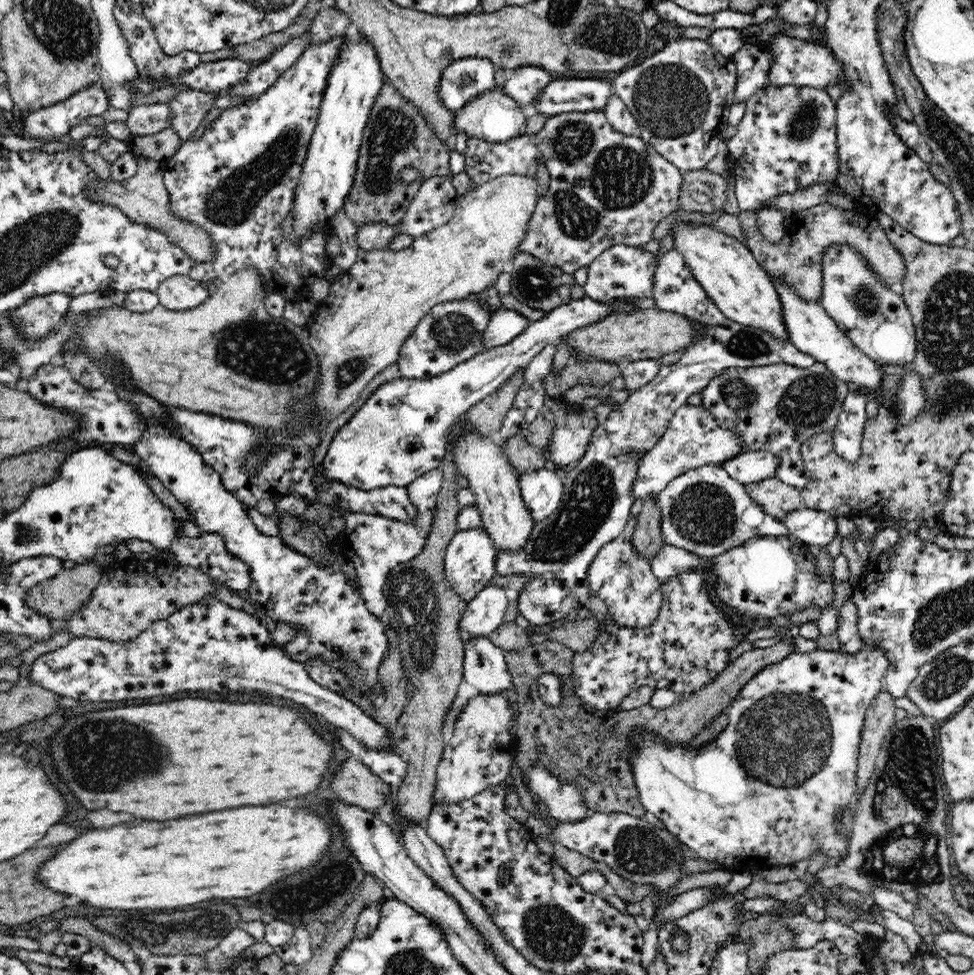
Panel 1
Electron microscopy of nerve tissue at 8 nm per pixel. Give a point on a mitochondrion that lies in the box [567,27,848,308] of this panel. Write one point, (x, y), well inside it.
(671, 102)

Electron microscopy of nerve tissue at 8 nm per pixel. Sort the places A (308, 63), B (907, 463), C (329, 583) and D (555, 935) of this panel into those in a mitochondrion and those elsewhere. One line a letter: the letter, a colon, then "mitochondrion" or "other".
A: other
B: other
C: other
D: mitochondrion

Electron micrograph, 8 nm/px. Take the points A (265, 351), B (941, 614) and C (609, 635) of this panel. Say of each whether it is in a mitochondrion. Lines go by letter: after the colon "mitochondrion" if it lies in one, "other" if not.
A: mitochondrion
B: mitochondrion
C: other

